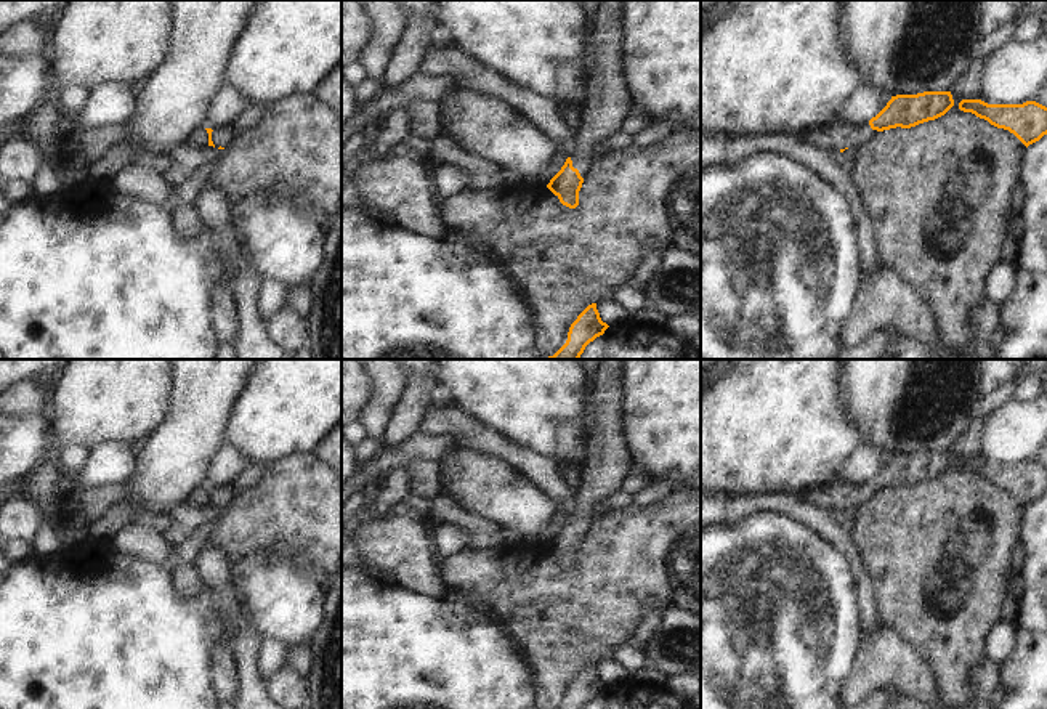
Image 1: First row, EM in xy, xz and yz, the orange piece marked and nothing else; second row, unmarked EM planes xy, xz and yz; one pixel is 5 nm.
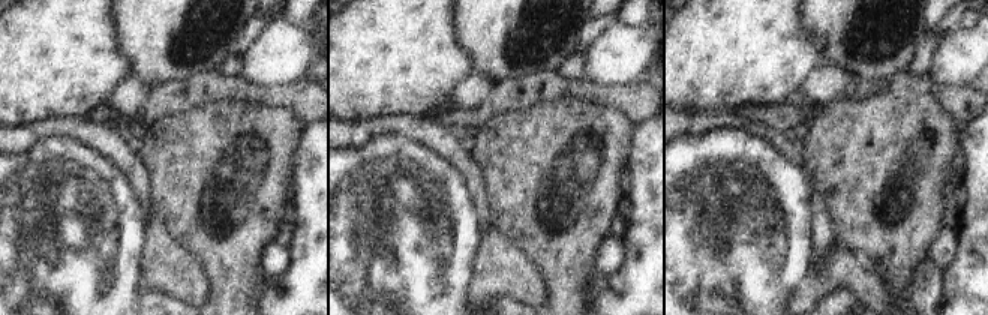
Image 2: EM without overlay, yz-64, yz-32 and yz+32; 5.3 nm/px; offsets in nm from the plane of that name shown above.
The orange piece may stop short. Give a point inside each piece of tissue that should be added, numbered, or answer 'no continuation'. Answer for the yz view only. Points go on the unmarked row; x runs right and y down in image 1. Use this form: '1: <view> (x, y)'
1: yz (832, 496)

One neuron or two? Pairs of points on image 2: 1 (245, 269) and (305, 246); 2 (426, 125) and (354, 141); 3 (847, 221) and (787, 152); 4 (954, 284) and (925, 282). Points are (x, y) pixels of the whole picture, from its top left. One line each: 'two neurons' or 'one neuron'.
1: two neurons
2: one neuron
3: two neurons
4: two neurons

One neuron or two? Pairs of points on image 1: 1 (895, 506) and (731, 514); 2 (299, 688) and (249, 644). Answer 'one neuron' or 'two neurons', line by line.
1: two neurons
2: two neurons

